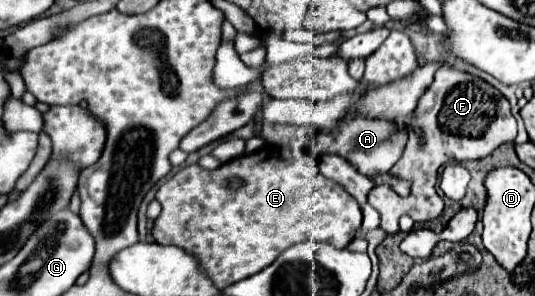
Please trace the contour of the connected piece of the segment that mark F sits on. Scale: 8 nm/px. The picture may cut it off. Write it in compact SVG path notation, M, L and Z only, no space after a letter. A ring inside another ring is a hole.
M448 67L436 71L432 85L418 99L412 127L422 131L422 143L420 137L412 131L404 155L390 169L390 175L394 175L396 179L404 177L410 181L410 195L402 197L390 185L376 185L368 193L368 203L382 215L380 229L386 231L386 235L396 235L400 231L398 222L402 215L410 215L414 217L414 221L428 221L440 215L444 203L438 197L434 185L438 169L446 165L446 159L448 161L482 159L502 143L514 143L516 139L516 119L510 113L508 101L482 79ZM474 125L480 125L480 129L474 131Z

